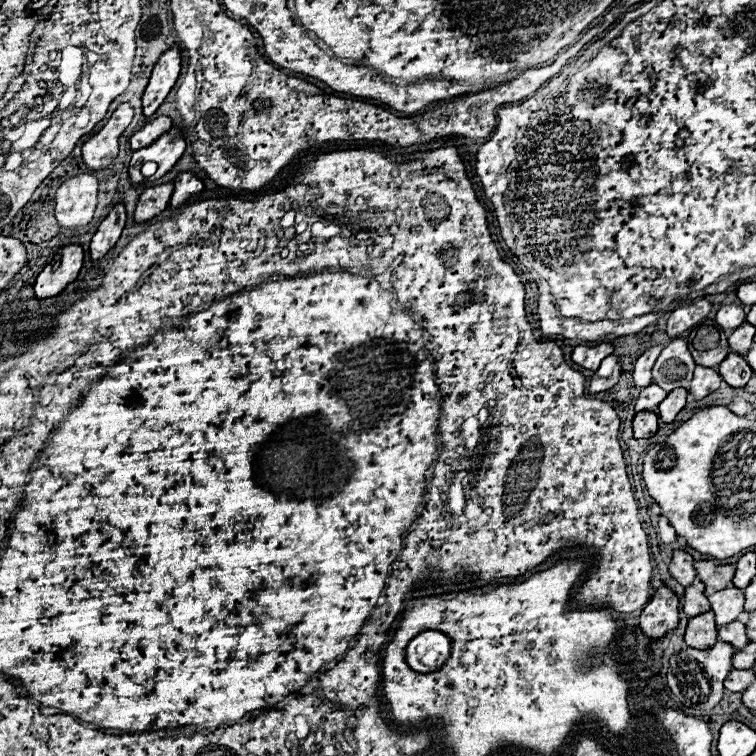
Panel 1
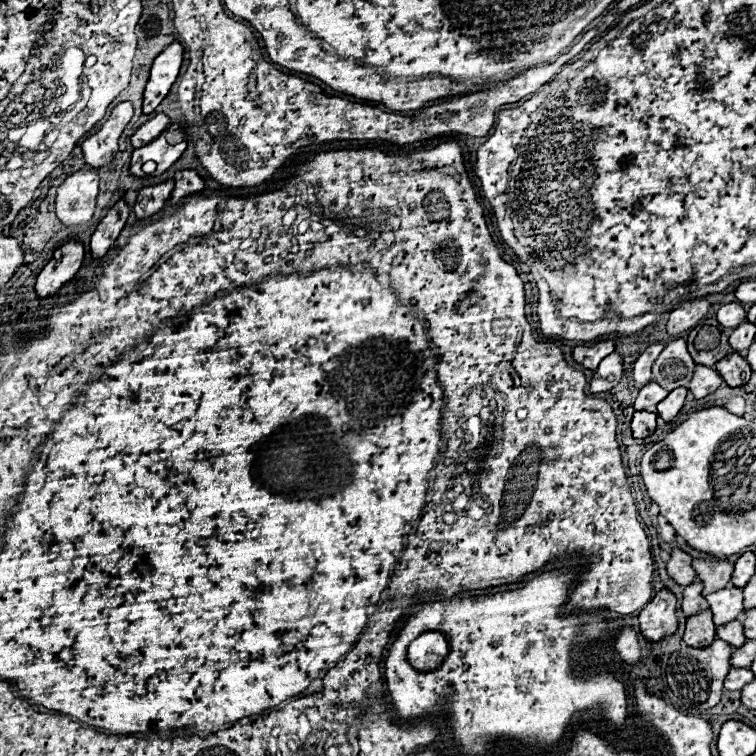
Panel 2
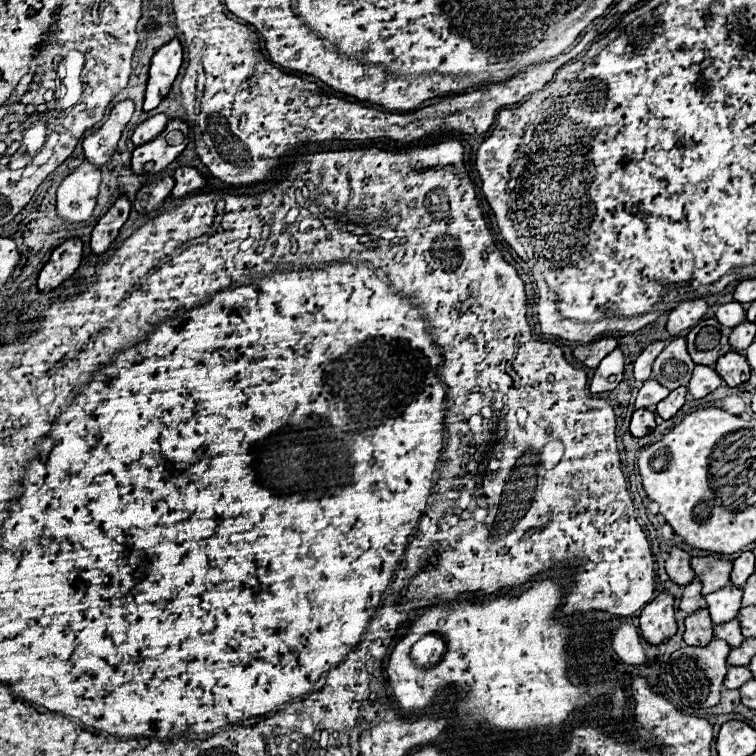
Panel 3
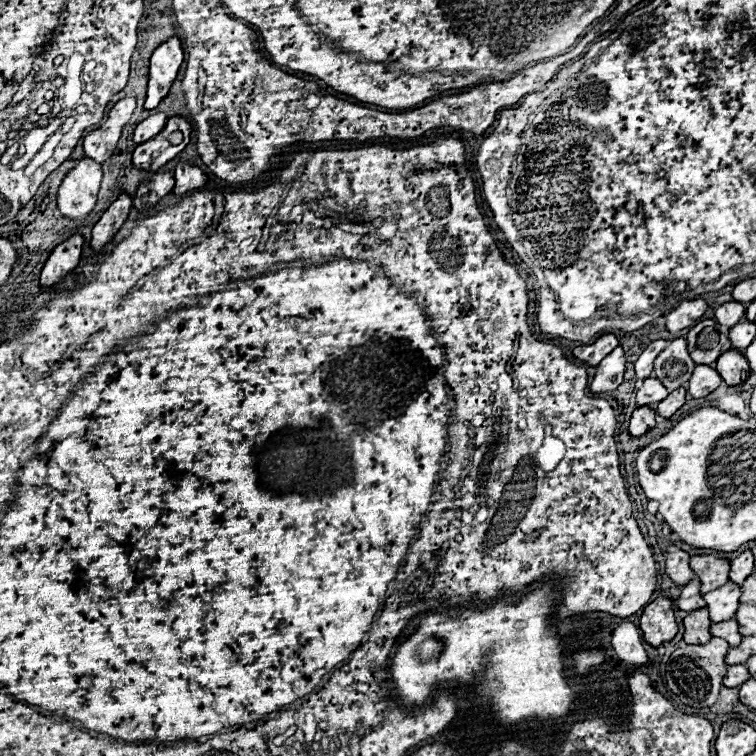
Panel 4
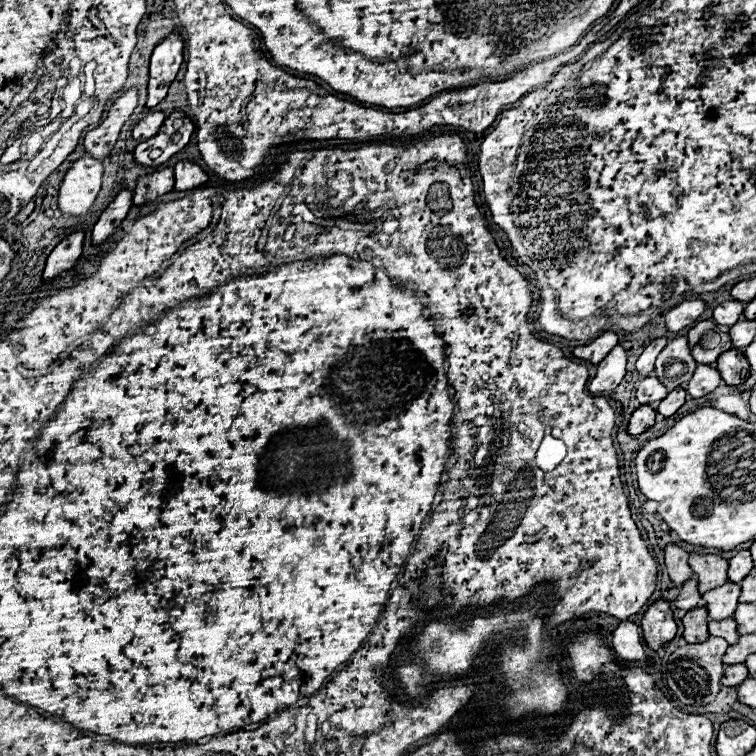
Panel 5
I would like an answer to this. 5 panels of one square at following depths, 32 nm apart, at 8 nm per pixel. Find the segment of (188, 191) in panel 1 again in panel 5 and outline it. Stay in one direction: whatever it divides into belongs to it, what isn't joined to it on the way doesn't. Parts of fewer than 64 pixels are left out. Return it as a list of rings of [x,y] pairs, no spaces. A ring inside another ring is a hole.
[[[180,162],[174,166],[174,170],[176,170],[176,186],[174,186],[176,190],[190,190],[208,180],[206,172],[194,162]]]

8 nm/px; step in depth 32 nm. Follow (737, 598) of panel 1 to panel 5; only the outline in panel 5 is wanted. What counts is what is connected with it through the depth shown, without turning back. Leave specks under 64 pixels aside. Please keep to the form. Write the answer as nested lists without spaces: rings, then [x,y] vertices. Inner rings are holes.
[[[726,582],[724,586],[720,586],[716,590],[708,590],[702,598],[706,600],[708,616],[712,620],[732,618],[736,606],[738,606],[738,598],[740,598],[740,586],[736,582]]]

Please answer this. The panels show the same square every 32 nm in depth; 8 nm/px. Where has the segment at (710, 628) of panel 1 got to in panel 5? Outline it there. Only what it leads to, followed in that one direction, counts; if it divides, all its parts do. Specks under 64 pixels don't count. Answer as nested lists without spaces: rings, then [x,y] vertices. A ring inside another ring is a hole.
[[[694,608],[694,610],[688,610],[686,612],[686,616],[682,618],[682,624],[684,624],[684,640],[686,642],[696,644],[696,642],[704,642],[710,636],[708,634],[706,616],[708,616],[708,610],[706,608]]]

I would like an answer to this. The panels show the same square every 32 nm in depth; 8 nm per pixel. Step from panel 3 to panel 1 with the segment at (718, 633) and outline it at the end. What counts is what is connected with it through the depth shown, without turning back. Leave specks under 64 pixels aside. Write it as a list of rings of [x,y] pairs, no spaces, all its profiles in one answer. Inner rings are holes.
[[[736,620],[736,622],[730,622],[728,626],[720,626],[720,628],[718,628],[718,640],[724,640],[724,642],[732,644],[734,648],[744,646],[744,642],[748,642],[744,624]]]

